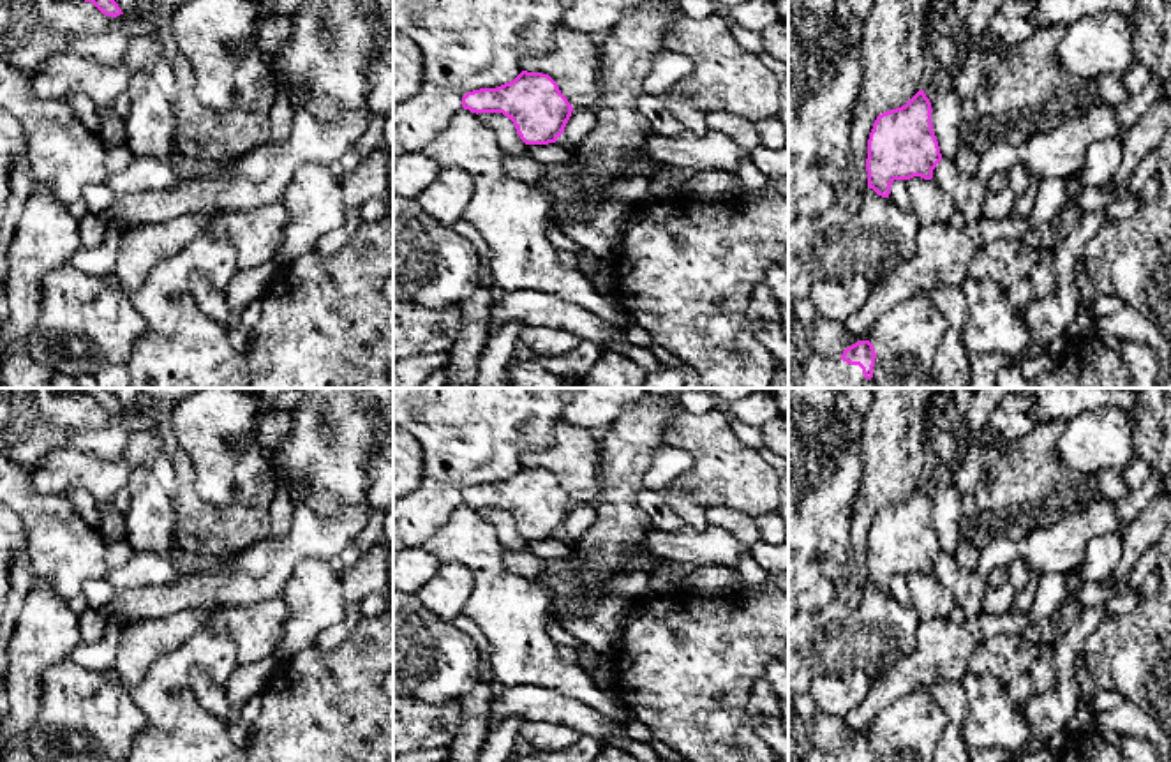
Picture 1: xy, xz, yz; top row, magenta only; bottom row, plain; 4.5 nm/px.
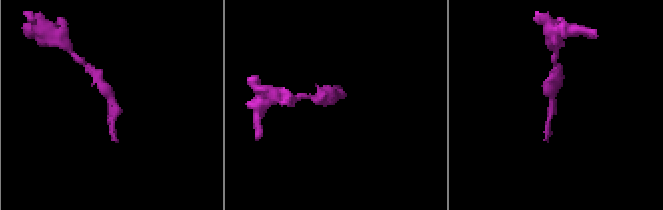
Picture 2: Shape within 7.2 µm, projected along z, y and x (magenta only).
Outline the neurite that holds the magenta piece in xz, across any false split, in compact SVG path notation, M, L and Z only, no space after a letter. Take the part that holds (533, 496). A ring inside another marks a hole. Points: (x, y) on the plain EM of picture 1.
M527 466L497 483L467 487L462 503L476 510L503 508L526 540L556 538L573 506L548 469Z

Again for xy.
M65 388L72 395L92 397L102 409L116 413L122 407L109 388Z

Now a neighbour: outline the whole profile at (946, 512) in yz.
M931 462L924 489L931 497L931 519L942 554L952 556L959 538L961 496L952 480L952 469Z

